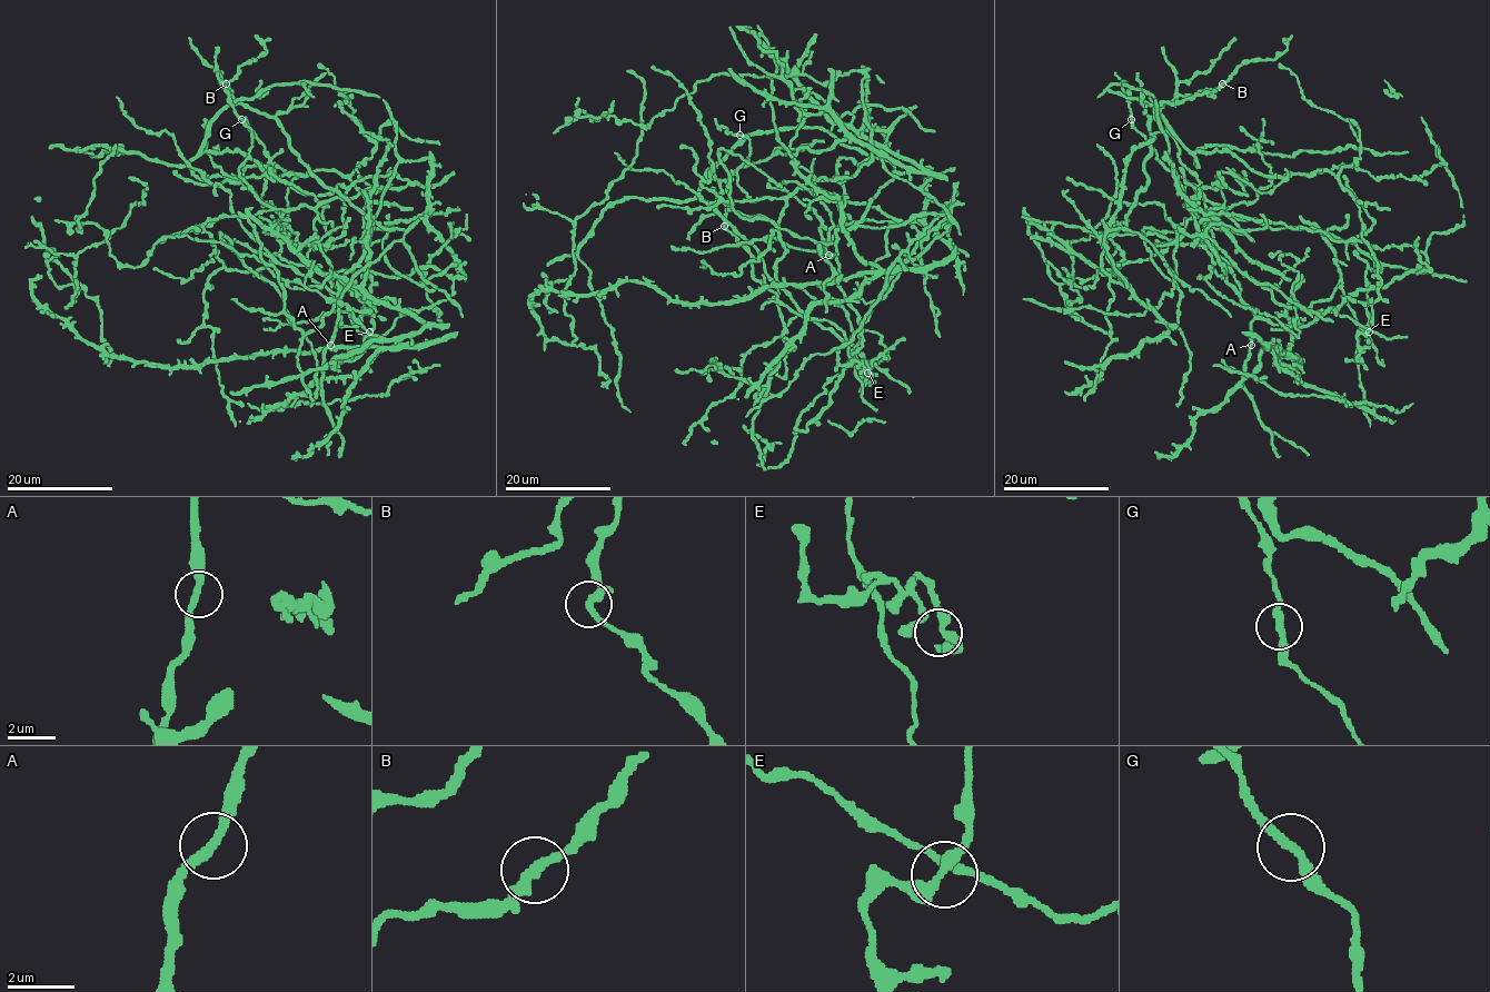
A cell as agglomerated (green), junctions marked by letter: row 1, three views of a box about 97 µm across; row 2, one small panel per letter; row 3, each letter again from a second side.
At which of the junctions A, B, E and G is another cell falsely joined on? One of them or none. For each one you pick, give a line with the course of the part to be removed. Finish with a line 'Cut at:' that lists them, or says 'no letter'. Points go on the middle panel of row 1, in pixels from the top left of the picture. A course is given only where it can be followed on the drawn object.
Cut at: no letter

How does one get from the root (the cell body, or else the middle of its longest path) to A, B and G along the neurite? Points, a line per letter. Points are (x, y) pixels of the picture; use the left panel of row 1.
A: (260, 253), (309, 333), (403, 238), (276, 117), (305, 82), (380, 97), (398, 161), (330, 345)
B: (260, 253), (284, 311), (309, 333), (406, 230), (326, 187), (226, 83)
G: (260, 253), (249, 217), (298, 245), (316, 240), (317, 212), (271, 209), (239, 175), (252, 145), (241, 119)

